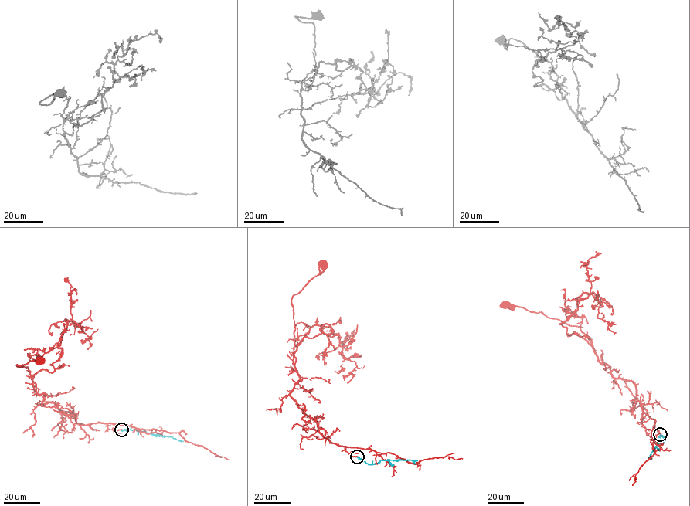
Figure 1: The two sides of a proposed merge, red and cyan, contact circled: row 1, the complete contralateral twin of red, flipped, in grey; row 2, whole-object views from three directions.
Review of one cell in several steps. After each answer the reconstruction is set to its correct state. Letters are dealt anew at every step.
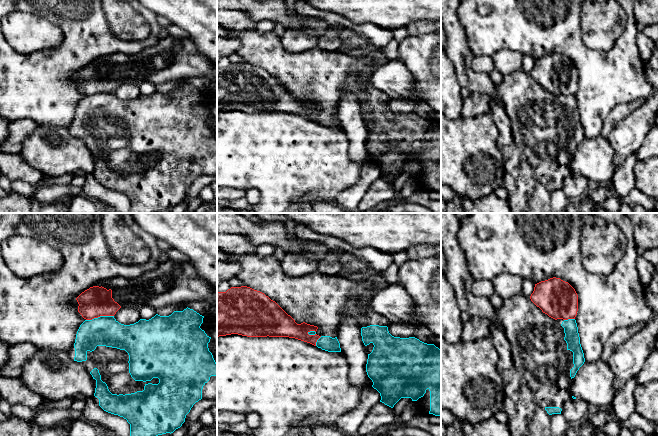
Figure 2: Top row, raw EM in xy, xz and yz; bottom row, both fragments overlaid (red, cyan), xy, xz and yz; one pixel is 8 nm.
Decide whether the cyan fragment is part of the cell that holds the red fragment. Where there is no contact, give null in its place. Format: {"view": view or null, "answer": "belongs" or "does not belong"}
{"view": "xy", "answer": "does not belong"}

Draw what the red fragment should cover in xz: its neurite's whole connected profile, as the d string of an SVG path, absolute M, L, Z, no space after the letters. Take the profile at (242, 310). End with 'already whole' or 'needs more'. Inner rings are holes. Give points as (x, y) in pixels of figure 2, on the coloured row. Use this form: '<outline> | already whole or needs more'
M231 287L226 292L217 293L217 337L231 334L247 337L289 337L316 346L321 336L308 333L316 332L317 329L317 326L305 322L297 324L275 301L250 287Z | already whole

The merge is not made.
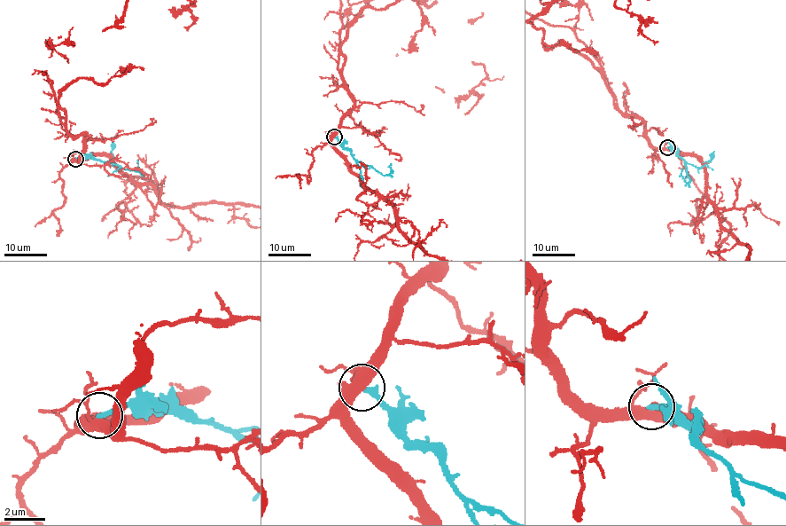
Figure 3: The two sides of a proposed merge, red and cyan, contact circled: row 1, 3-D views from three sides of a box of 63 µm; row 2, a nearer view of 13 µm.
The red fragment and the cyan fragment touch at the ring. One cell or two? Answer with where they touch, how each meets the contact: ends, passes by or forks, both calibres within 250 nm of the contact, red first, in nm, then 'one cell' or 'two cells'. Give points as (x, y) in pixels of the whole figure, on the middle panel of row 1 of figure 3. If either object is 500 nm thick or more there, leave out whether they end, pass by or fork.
place (334, 137); red forks; cyan ends; calibres 440 and 260 nm; two cells

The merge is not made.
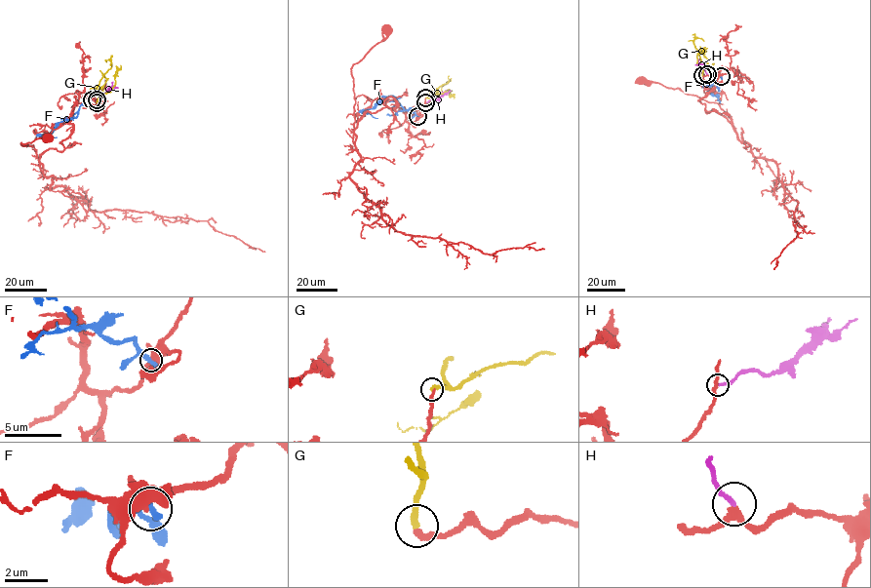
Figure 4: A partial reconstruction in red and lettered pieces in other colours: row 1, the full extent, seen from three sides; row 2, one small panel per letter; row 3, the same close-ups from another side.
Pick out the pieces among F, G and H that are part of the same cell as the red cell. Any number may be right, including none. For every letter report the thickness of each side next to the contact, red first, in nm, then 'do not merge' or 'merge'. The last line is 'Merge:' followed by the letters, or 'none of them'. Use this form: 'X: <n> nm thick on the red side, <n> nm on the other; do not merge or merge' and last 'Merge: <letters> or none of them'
F: 550 nm thick on the red side, 400 nm on the other; do not merge
G: 240 nm thick on the red side, 300 nm on the other; do not merge
H: 240 nm thick on the red side, 190 nm on the other; merge
Merge: H

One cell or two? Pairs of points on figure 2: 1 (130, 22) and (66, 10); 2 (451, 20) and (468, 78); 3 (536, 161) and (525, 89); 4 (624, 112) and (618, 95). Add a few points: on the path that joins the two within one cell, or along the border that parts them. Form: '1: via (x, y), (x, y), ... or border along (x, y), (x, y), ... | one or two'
1: border along (103, 10), (110, 31), (119, 38) | two
2: via (455, 34), (456, 48), (463, 64) | one
3: via (528, 143), (526, 138), (525, 107) | one
4: border along (643, 99), (617, 104), (604, 119) | two

